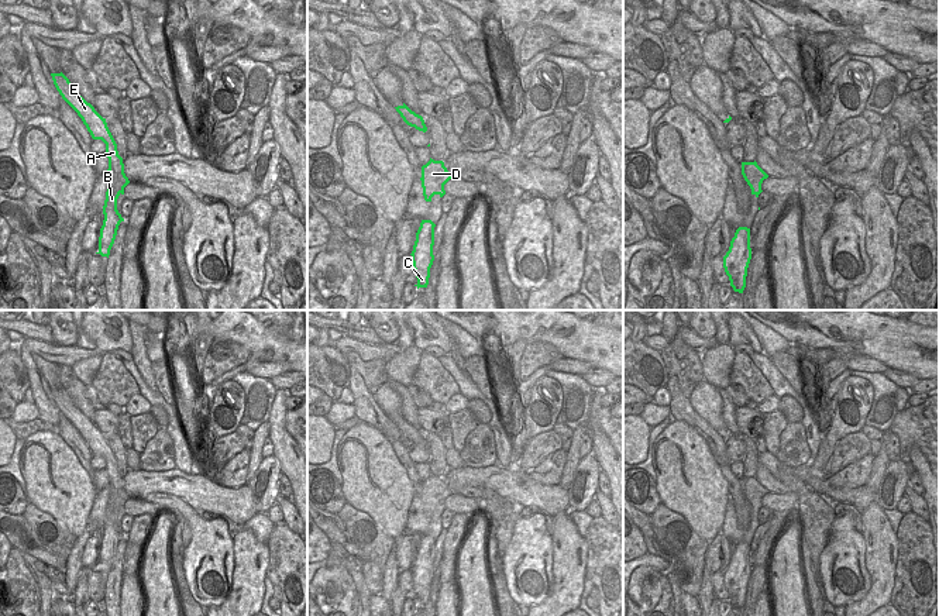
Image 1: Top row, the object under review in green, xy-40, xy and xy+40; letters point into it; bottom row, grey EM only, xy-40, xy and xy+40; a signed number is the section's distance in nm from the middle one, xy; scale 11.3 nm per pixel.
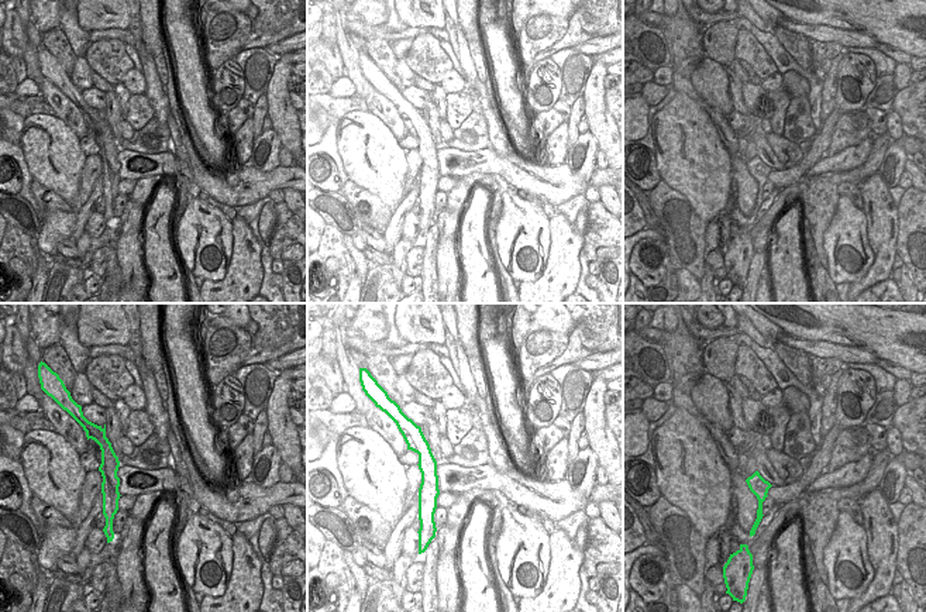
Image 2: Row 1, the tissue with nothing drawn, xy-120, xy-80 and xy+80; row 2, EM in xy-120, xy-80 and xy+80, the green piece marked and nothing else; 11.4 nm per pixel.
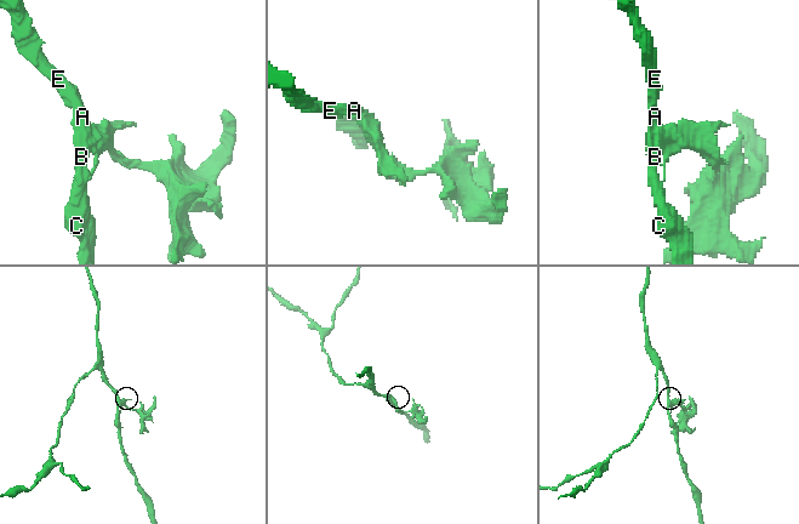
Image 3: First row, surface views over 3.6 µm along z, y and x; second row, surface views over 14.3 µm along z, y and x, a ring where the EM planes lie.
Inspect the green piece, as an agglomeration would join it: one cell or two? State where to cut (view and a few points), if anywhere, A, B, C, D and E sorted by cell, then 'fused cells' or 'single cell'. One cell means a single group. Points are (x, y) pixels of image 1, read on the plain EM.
xy-40 (123, 488), (126, 499), (120, 508) | A B C E / D | fused cells

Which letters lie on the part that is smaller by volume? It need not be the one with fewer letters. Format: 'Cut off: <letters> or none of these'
Cut off: D

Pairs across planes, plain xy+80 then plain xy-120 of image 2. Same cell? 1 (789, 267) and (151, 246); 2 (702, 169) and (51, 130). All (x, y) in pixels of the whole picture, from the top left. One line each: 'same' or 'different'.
1: same
2: same

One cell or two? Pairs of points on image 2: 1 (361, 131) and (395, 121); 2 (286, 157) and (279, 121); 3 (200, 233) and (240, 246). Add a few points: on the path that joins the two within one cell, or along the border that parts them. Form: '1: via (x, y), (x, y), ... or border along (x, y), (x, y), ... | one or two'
1: border along (369, 110), (398, 141) | two
2: border along (282, 145), (292, 155) | two
3: border along (231, 220), (231, 260), (224, 275) | two

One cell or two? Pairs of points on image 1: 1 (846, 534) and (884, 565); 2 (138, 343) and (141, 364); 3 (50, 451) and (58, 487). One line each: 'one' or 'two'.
1: two
2: one
3: one

